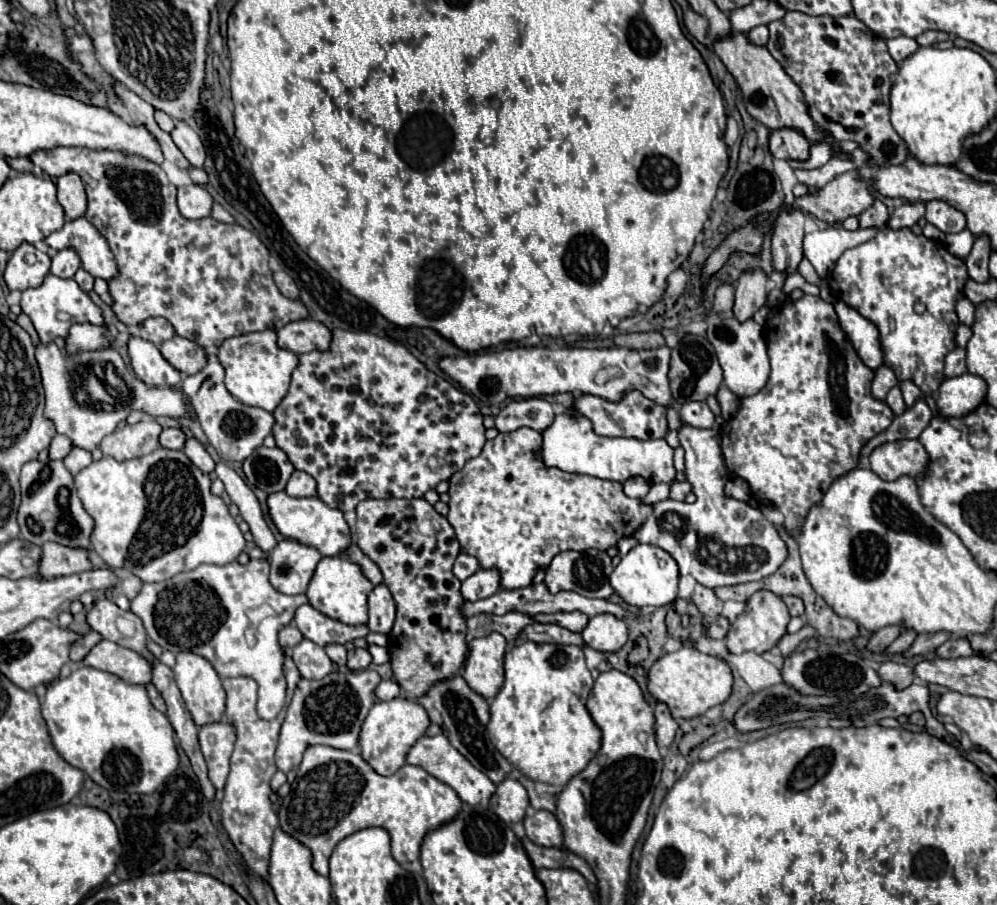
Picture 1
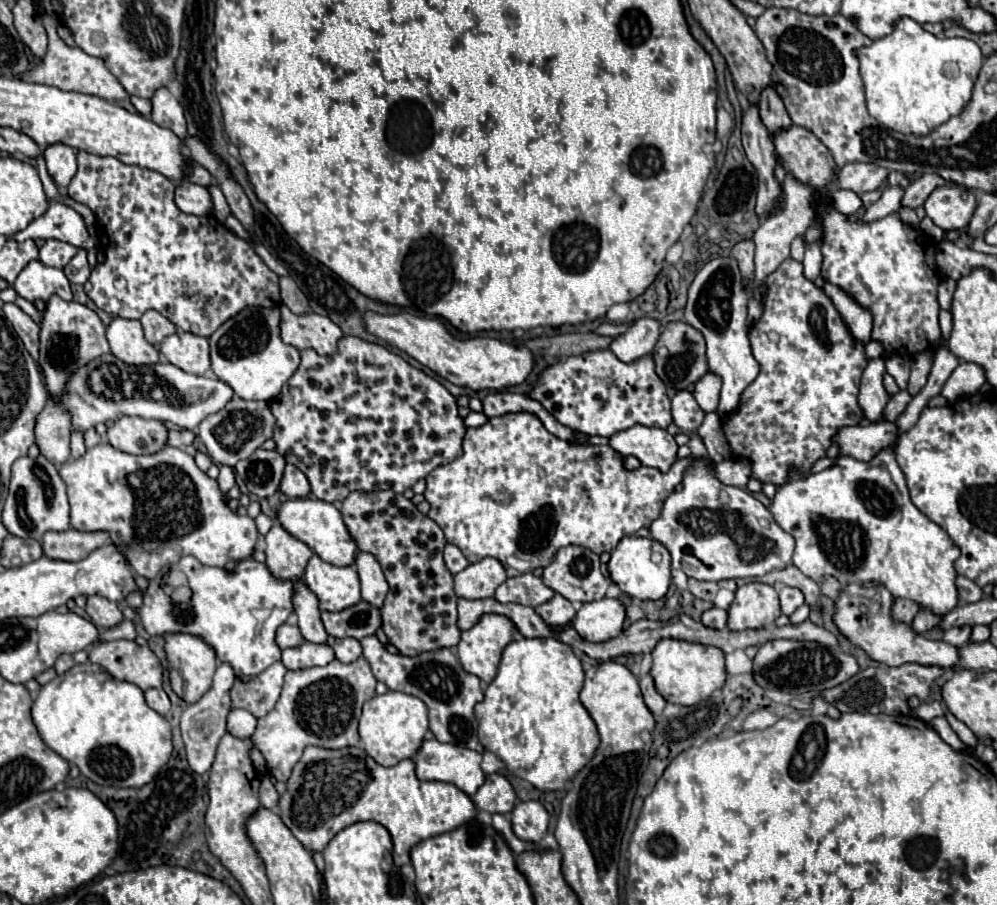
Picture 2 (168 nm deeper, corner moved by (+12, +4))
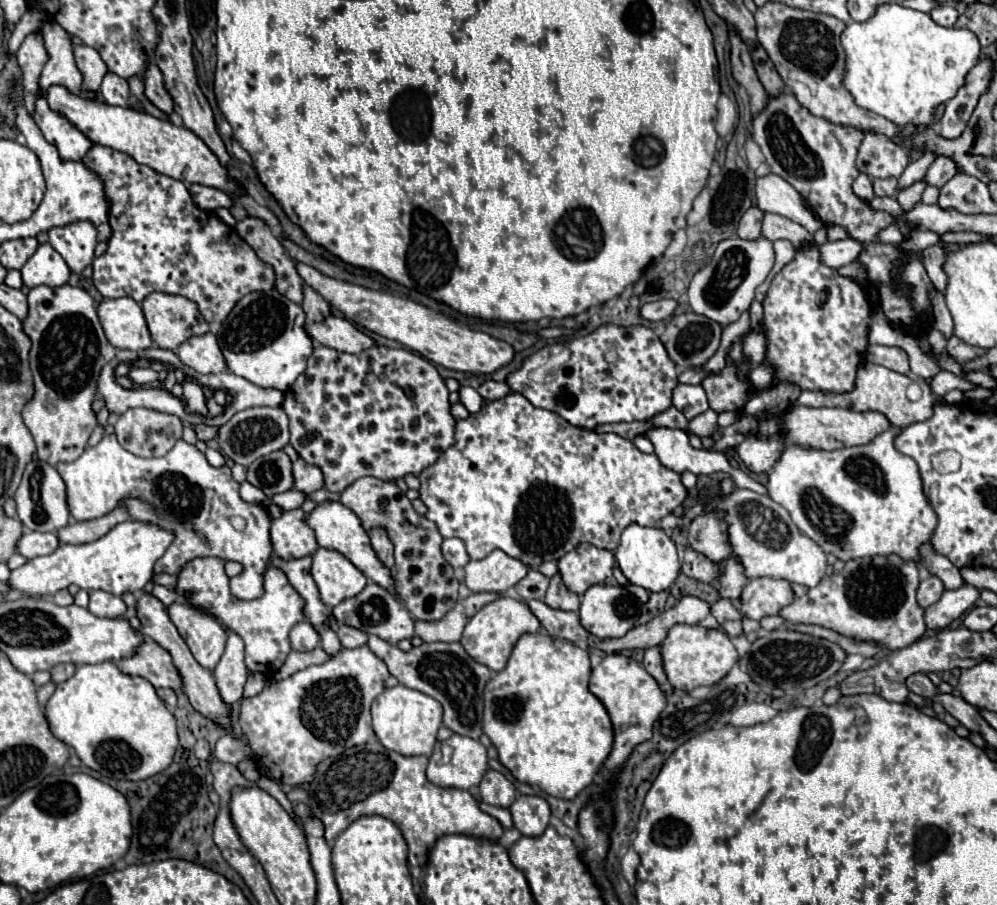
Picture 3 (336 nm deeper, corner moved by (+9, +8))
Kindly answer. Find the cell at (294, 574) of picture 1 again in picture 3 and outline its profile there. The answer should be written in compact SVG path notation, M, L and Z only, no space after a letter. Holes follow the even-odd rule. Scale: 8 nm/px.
M301 508L283 512L271 524L273 552L283 560L311 556L319 546L313 530L305 522L305 512Z

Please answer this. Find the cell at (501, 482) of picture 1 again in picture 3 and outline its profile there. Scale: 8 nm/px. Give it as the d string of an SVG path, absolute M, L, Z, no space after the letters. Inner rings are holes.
M511 392L509 396L503 396L501 400L489 400L481 406L479 412L469 414L463 420L455 420L455 444L451 448L447 448L435 464L431 464L429 468L425 468L419 476L421 480L421 488L419 488L419 498L423 500L423 504L427 506L427 518L431 522L435 522L439 534L443 538L459 538L463 540L467 554L471 556L471 560L483 560L489 552L493 552L495 548L503 550L505 554L525 562L527 566L539 566L547 560L559 560L565 556L565 552L571 552L573 548L577 548L577 544L589 542L597 548L605 548L605 550L615 550L619 546L619 538L621 532L637 522L641 526L657 526L659 520L667 514L671 514L677 506L681 506L681 502L687 496L685 486L679 480L679 474L665 468L655 454L643 454L635 448L635 444L631 440L625 440L613 432L609 434L599 434L595 430L585 430L585 428L577 428L573 424L569 424L567 420L563 420L561 416L557 416L551 410L543 410L543 408L535 408L533 404L529 404L529 400L525 400L521 394Z

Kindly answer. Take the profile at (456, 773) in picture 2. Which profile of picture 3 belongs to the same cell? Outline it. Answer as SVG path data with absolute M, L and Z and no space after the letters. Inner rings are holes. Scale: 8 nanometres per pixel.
M453 734L445 742L437 742L433 756L429 758L427 778L441 788L457 788L469 790L479 786L483 774L487 770L487 750L479 740L469 736ZM451 746L453 754L447 764L441 764L441 748Z

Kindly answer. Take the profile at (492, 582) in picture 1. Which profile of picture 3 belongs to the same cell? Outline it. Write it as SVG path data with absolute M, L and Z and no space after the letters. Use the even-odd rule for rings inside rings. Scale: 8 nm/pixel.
M493 550L487 558L469 562L465 566L465 586L471 592L497 592L503 594L525 578L531 568L501 550Z

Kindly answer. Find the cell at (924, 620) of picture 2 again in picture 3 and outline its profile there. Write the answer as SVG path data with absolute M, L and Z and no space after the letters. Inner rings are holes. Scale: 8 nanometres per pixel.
M963 584L957 590L947 590L939 602L925 610L925 624L931 630L943 630L961 614L965 614L979 600L979 590L971 584Z

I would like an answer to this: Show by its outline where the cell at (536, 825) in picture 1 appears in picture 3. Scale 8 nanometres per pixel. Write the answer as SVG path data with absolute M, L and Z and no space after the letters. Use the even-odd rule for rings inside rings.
M519 796L511 808L513 826L521 830L525 836L541 836L549 826L549 804L541 796Z

